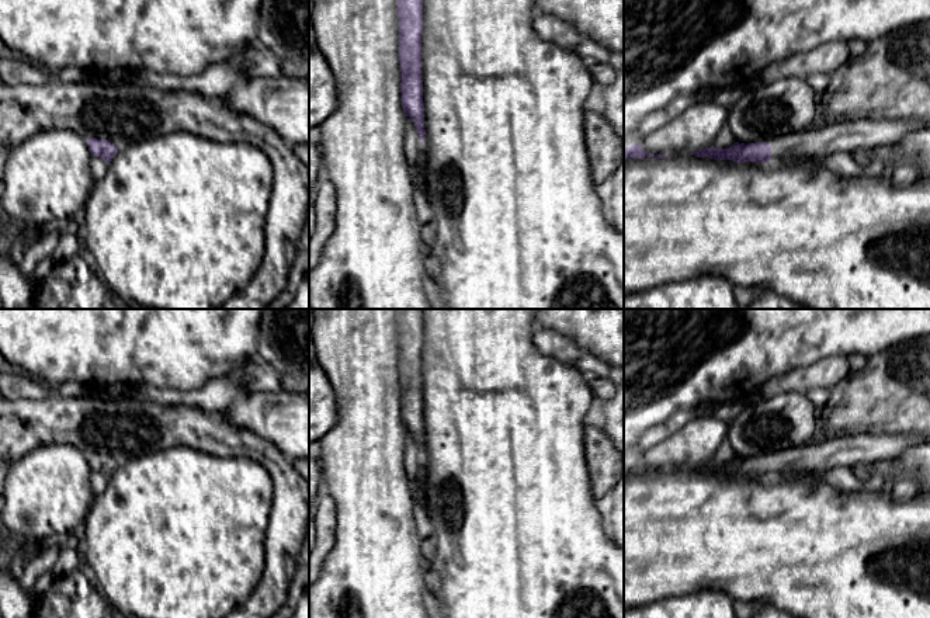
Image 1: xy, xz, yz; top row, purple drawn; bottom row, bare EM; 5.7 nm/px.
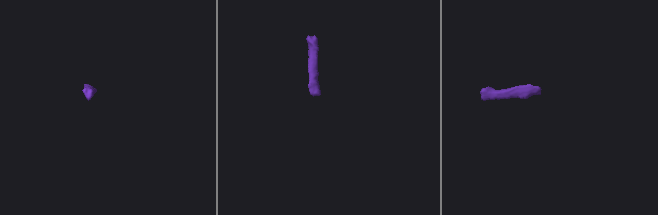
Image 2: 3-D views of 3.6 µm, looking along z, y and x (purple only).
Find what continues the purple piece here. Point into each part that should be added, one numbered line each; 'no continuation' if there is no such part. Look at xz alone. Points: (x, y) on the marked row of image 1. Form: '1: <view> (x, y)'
1: xz (417, 169)

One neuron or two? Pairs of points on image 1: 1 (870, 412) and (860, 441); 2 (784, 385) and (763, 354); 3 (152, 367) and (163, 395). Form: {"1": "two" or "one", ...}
{"1": "two", "2": "two", "3": "two"}

